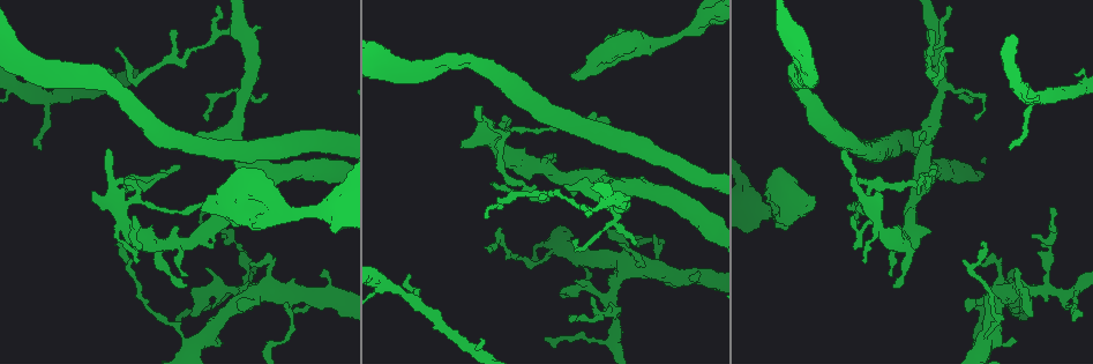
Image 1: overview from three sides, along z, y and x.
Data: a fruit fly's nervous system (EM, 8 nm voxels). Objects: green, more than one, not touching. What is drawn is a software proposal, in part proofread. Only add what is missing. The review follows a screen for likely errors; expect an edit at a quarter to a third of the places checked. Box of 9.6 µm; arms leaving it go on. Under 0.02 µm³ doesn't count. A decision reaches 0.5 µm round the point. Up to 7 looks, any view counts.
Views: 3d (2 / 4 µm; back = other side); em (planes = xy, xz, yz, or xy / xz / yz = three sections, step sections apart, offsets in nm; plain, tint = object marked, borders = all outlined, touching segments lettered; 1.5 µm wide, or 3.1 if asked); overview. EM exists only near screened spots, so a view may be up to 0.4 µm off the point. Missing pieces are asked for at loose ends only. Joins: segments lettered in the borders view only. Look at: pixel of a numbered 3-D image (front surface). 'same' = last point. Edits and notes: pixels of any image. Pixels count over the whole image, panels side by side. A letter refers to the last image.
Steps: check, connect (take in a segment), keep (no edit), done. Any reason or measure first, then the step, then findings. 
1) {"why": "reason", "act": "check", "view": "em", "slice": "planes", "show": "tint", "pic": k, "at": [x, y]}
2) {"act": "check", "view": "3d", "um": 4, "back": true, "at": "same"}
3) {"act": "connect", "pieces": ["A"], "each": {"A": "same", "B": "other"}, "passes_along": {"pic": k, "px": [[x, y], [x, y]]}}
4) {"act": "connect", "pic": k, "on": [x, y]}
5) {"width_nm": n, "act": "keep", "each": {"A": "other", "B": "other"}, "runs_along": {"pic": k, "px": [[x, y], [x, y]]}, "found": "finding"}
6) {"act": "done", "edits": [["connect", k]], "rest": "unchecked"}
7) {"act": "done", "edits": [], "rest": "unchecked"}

{"why": "free end", "act": "check", "view": "3d", "um": 2, "pic": 1, "at": [1010, 147]}

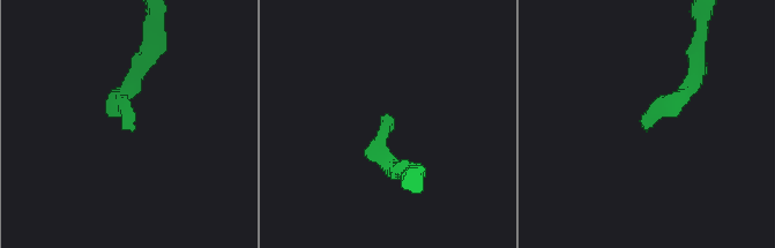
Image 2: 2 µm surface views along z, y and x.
{"act": "check", "view": "em", "slice": "planes", "show": "plain", "pic": 2, "at": [642, 124]}

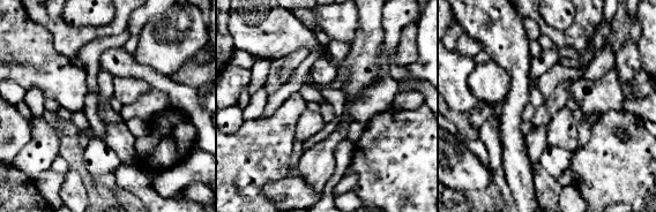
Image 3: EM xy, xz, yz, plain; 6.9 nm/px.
{"act": "check", "view": "em", "slice": "planes", "show": "borders", "at": "same"}

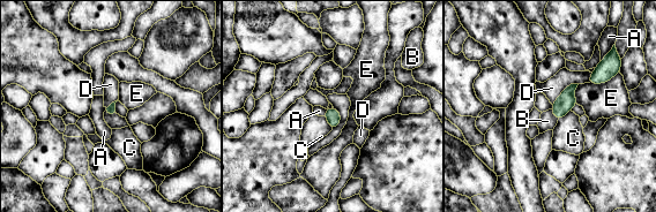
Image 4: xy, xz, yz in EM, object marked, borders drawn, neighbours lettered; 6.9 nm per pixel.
{"act": "connect", "pieces": ["B"], "each": {"A": "other", "B": "same", "C": "other", "D": "other", "E": "other"}, "found": "the neuron continues"}

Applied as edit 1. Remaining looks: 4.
{"why": "free end", "act": "check", "view": "3d", "um": 4, "pic": 1, "at": [610, 123]}

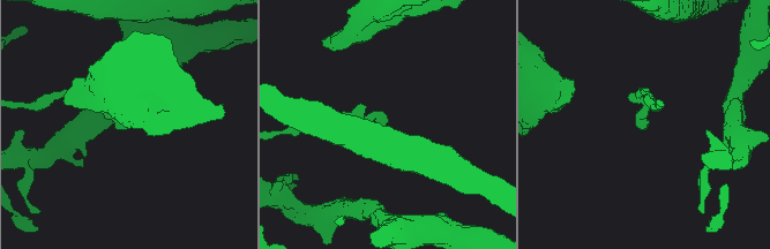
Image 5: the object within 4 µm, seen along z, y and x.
{"why": "now the EM", "act": "check", "view": "em", "slice": "planes", "show": "borders", "pic": 5, "at": [386, 121]}

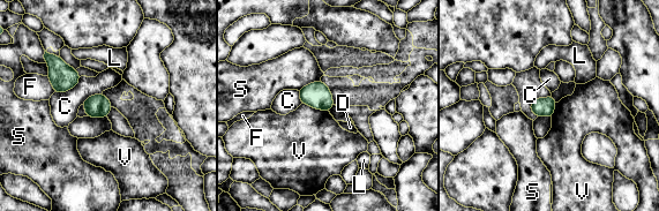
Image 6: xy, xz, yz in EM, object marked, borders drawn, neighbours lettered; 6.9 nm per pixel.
{"width_nm": 130, "act": "keep", "each": {"C": "other", "D": "other", "F": "other", "L": "other", "S": "other", "V": "other"}, "border": {"pic": 6, "px": [[551, 96], [556, 102]]}, "found": "none of them fits"}

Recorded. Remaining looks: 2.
{"act": "done", "edits": [["connect", 4]], "rest": "unchecked"}

